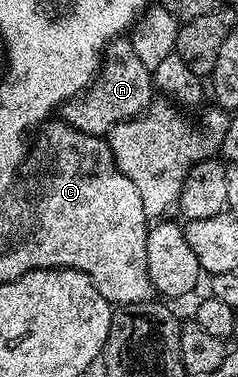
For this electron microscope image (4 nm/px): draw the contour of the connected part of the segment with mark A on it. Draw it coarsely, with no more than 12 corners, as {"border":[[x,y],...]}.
{"border":[[113,39],[63,122],[107,136],[154,102],[153,72]]}

